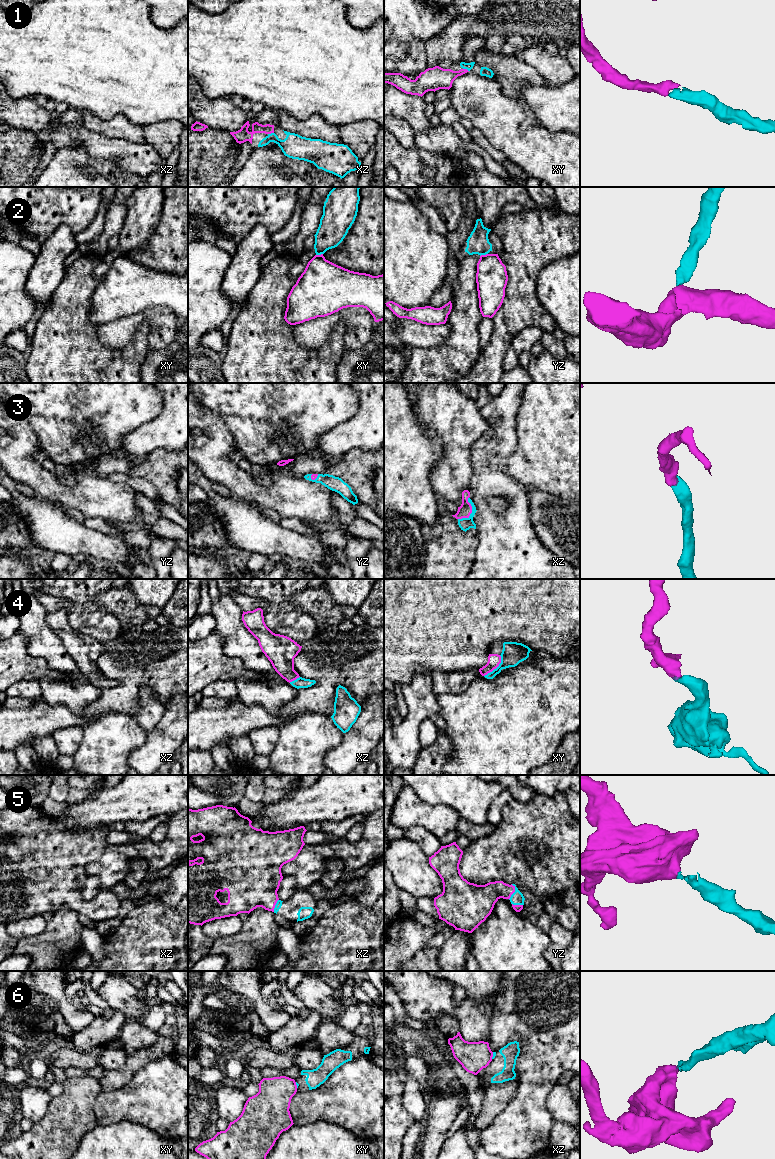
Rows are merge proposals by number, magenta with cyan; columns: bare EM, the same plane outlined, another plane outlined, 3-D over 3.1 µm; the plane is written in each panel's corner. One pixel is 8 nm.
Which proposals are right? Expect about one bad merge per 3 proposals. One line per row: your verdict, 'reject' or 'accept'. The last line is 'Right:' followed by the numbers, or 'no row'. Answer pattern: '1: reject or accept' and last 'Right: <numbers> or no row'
1: accept
2: reject
3: accept
4: accept
5: accept
6: reject
Right: 1, 3, 4, 5

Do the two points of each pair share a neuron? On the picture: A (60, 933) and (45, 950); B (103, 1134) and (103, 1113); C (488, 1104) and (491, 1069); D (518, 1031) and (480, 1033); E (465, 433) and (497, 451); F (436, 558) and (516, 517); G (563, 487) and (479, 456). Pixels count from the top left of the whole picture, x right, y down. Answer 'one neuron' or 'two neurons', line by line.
A: one neuron
B: two neurons
C: one neuron
D: two neurons
E: two neurons
F: two neurons
G: two neurons

